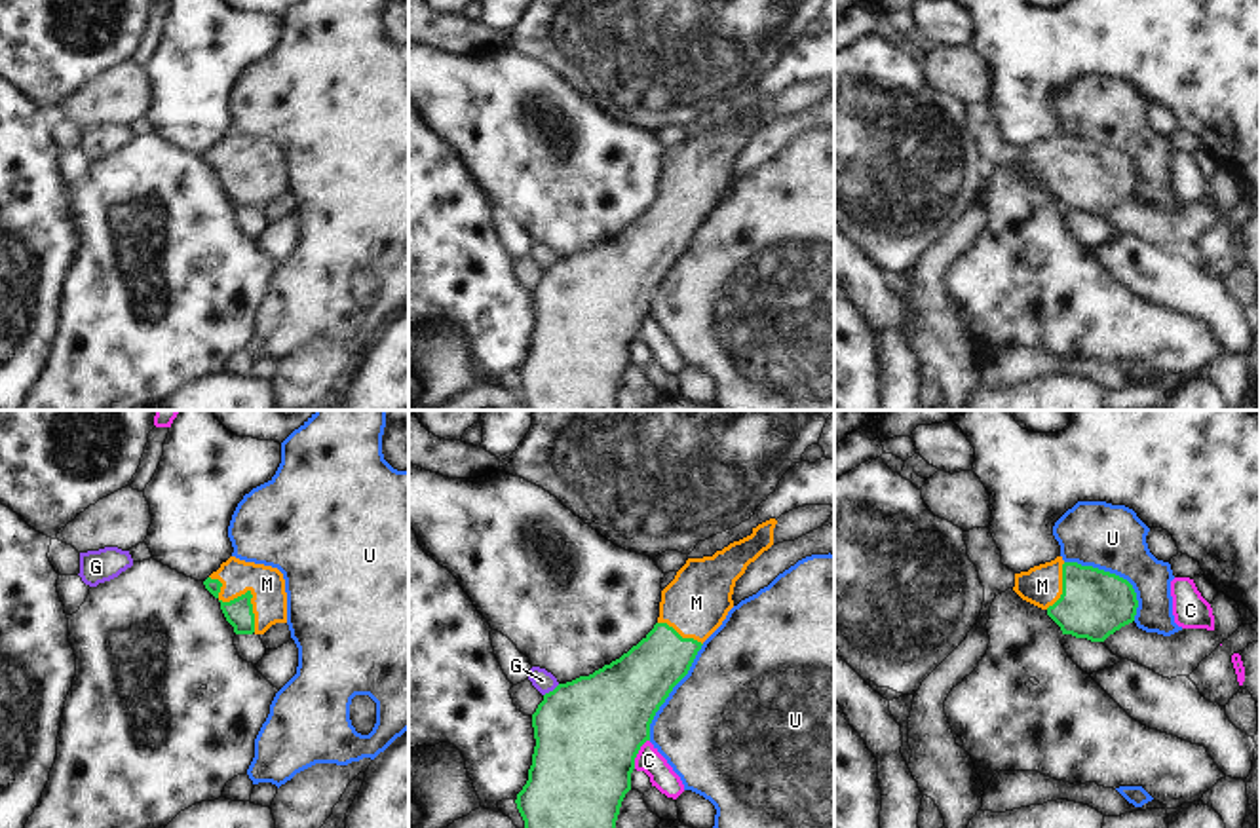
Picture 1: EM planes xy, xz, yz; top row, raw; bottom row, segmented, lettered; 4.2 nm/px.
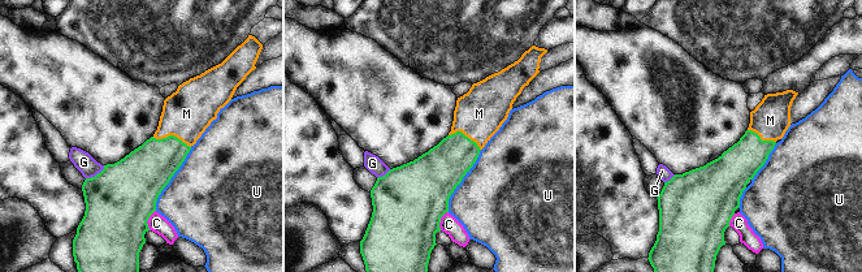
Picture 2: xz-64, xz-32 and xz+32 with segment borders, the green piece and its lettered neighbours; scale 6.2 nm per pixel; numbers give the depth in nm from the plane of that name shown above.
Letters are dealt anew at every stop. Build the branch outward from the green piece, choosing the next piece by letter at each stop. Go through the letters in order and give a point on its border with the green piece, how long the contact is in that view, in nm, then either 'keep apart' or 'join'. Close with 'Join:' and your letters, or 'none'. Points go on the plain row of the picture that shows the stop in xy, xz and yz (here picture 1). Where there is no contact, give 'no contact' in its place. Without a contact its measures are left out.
C: xz (637, 327) | 140 nm | keep apart
G: xz (553, 264) | 90 nm | keep apart
M: xy (242, 169) | 300 nm | join
U: yz (1114, 149) | 400 nm | keep apart
Join: M

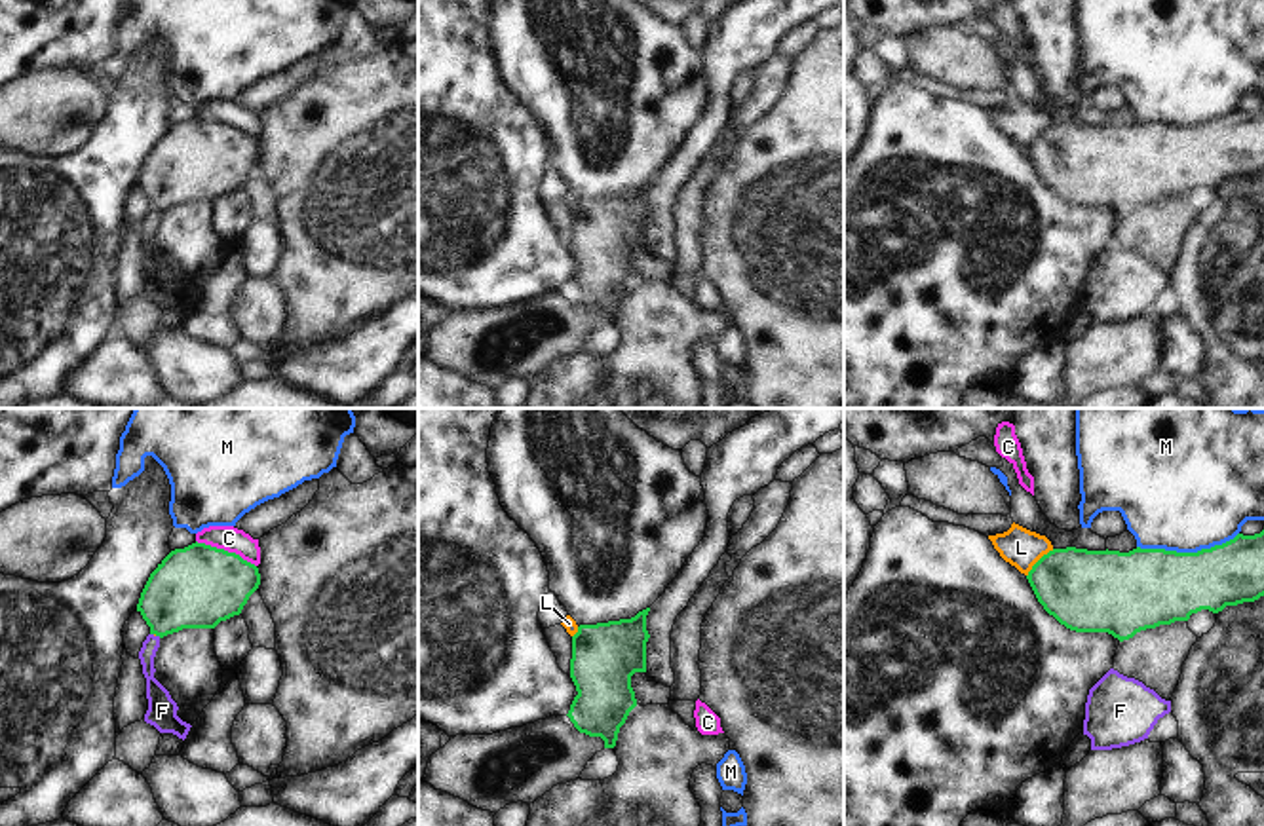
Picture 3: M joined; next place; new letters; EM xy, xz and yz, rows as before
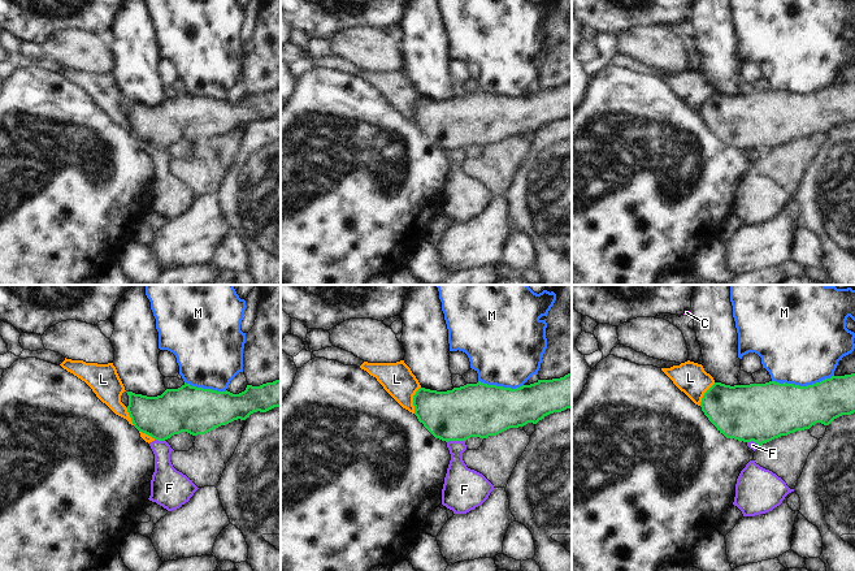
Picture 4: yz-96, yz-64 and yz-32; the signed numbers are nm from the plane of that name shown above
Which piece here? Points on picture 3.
C: xy (227, 126) | 280 nm | keep apart
F: xy (158, 209) | 30 nm | keep apart
L: yz (1038, 135) | 170 nm | keep apart
M: yz (1187, 128) | 440 nm | keep apart
Join: none

